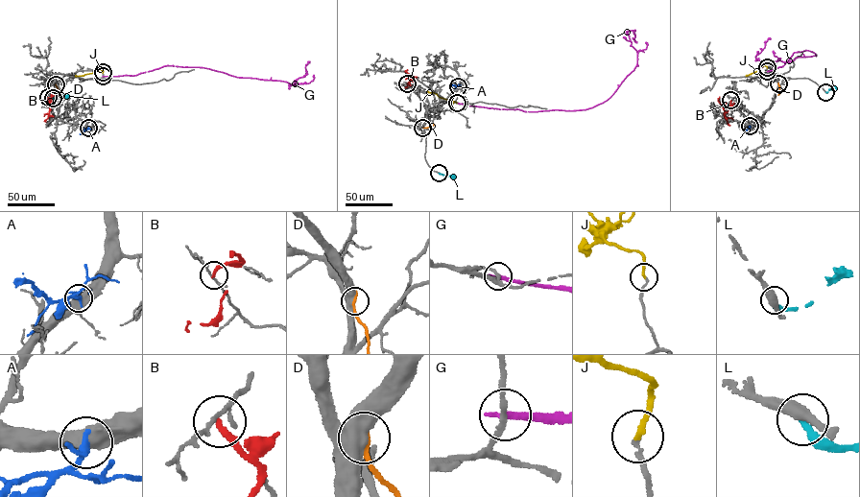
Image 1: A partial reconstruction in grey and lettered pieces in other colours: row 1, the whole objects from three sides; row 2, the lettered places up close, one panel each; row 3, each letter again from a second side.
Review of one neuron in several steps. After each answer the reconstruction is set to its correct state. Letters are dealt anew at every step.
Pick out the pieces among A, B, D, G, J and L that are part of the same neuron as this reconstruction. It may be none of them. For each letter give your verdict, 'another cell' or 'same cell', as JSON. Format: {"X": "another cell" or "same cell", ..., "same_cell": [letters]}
{"A": "another cell", "B": "another cell", "D": "another cell", "G": "another cell", "J": "same cell", "L": "another cell", "same_cell": ["J"]}

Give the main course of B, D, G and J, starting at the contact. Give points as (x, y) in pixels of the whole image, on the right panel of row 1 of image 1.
B: (731, 100), (726, 112), (719, 102), (719, 97)
D: (778, 82), (777, 95)
G: (767, 71), (782, 66), (795, 52), (807, 50), (816, 56), (787, 62), (760, 60), (755, 57), (771, 38)
J: (767, 67), (763, 65), (746, 76)

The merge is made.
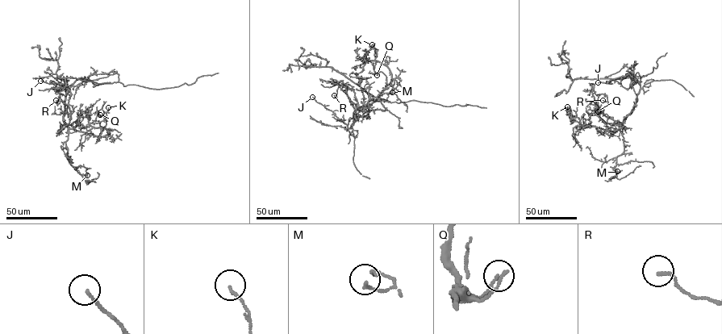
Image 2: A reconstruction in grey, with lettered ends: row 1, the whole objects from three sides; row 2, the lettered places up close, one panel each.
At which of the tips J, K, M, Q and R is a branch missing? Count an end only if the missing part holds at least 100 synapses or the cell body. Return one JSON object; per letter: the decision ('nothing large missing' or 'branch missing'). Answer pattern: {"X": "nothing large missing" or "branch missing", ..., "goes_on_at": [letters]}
{"J": "nothing large missing", "K": "nothing large missing", "M": "nothing large missing", "Q": "nothing large missing", "R": "nothing large missing", "goes_on_at": []}

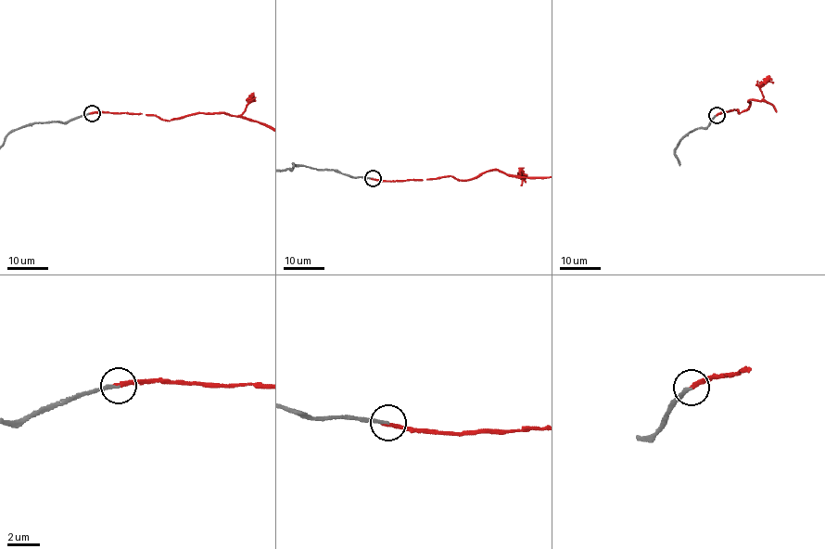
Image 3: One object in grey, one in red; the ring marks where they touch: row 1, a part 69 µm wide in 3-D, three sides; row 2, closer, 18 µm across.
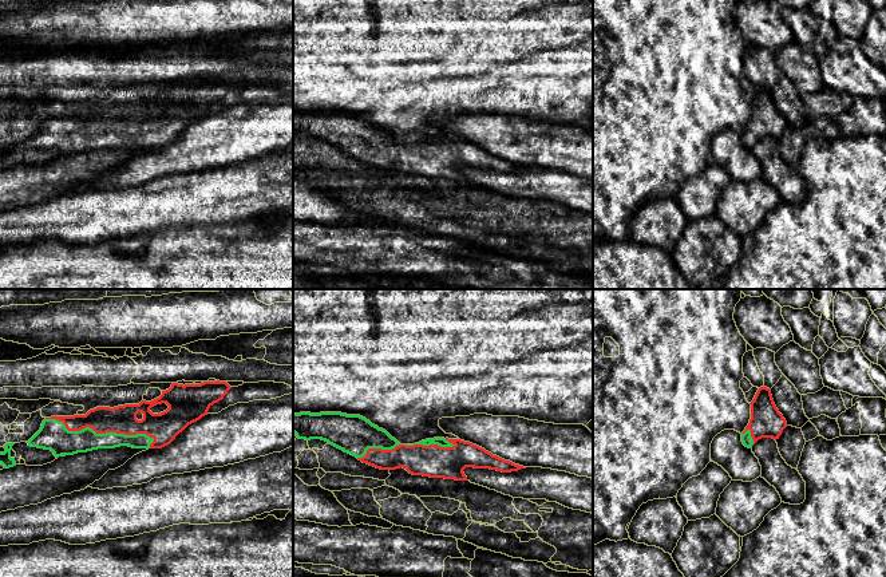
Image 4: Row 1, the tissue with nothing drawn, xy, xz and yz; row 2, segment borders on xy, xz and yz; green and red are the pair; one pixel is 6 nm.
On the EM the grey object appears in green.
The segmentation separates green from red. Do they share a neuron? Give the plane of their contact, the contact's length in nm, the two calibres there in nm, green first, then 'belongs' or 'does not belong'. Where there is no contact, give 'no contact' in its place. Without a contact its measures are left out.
contact in xy; length 650 nm; calibres 160 and 170 nm; belongs

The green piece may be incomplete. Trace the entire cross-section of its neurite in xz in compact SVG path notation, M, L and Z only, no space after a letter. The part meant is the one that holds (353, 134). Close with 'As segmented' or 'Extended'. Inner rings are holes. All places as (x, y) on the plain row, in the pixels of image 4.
M341 112L293 114L298 139L321 139L380 170L406 169L412 175L467 181L466 167L502 173L526 169L460 139L434 138L400 145L385 130L360 115Z. Extended

